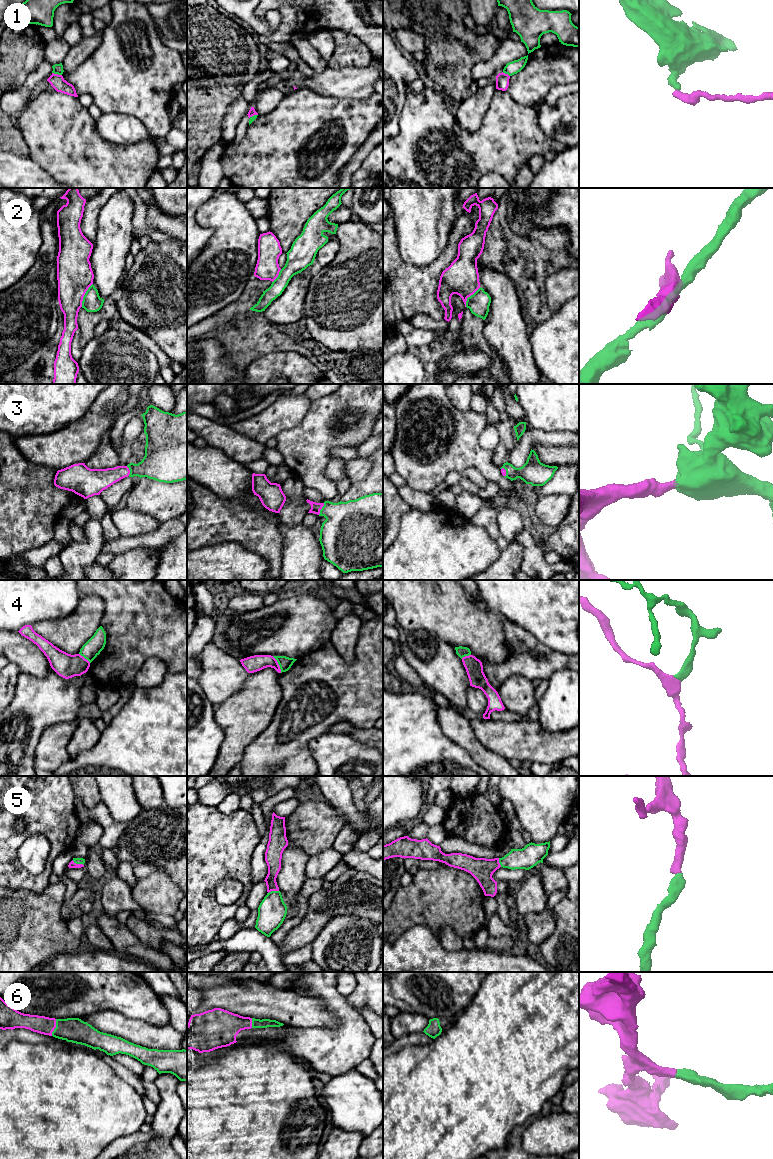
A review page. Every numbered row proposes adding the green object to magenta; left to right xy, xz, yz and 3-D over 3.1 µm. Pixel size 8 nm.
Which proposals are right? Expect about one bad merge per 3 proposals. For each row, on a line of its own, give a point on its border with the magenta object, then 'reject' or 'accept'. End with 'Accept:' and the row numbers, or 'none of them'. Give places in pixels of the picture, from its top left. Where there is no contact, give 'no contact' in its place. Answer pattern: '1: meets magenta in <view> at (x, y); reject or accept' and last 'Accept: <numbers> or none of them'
1: meets magenta in xy at (57, 74); reject
2: meets magenta in xy at (84, 294); accept
3: meets magenta in xz at (321, 508); accept
4: meets magenta in xz at (278, 664); reject
5: meets magenta in xy at (78, 864); accept
6: meets magenta in xy at (55, 1027); accept
Accept: 2, 3, 5, 6

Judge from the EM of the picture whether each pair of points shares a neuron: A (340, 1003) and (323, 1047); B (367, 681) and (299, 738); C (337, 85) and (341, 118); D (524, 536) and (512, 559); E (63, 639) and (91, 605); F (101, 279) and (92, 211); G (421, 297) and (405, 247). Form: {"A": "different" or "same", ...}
{"A": "same", "B": "same", "C": "different", "D": "different", "E": "same", "F": "different", "G": "different"}

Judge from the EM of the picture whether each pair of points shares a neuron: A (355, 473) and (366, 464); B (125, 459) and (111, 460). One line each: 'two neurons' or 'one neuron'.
A: one neuron
B: two neurons

